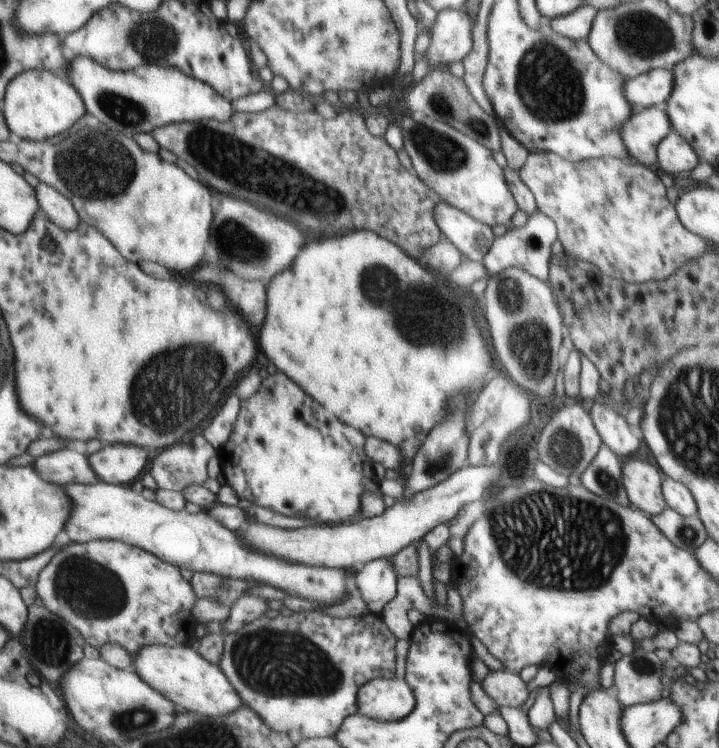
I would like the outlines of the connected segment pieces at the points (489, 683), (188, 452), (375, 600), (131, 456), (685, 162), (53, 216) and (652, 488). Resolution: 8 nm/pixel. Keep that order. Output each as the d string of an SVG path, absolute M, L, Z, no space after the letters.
M506 669L489 671L480 682L482 690L494 700L498 709L502 706L521 707L529 696L525 685L519 673Z
M196 434L162 450L152 460L150 472L158 488L182 492L186 487L206 482L207 464L218 459L220 453L204 435Z
M390 559L367 562L356 574L356 586L372 613L379 615L397 591L398 574L391 569Z
M104 444L102 450L87 459L98 481L109 485L133 484L144 472L146 453L146 449L134 445Z
M672 128L658 143L657 162L664 172L675 176L681 172L690 172L699 163L696 153L687 140Z
M40 183L35 187L36 198L39 202L39 210L64 230L70 231L76 228L81 220L77 210L72 208L72 203L68 197L60 194L55 188L46 183Z
M625 458L621 471L623 485L631 504L651 516L660 514L667 506L662 496L660 470L650 462Z

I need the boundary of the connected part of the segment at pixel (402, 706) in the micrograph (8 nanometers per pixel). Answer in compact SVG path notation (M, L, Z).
M378 677L359 686L357 712L381 723L407 717L415 707L415 696L405 679Z

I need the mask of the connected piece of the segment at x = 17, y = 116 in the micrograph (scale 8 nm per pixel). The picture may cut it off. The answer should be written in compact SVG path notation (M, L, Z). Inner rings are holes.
M46 69L21 72L9 80L1 109L13 139L43 141L70 130L87 114L80 93L64 78Z

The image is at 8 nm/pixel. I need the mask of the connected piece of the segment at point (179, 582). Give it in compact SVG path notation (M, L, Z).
M96 539L85 543L70 541L65 547L58 549L52 560L40 571L35 589L37 590L37 595L42 599L43 605L50 612L53 612L62 620L66 620L68 624L71 624L84 637L86 644L92 645L97 649L106 643L116 643L123 646L131 654L132 658L134 658L135 654L139 653L142 648L152 645L171 647L187 645L189 636L194 633L196 623L191 616L191 610L196 603L196 598L191 584L186 580L182 580L180 569L167 561L161 561L160 557L157 557L155 554L114 539Z

